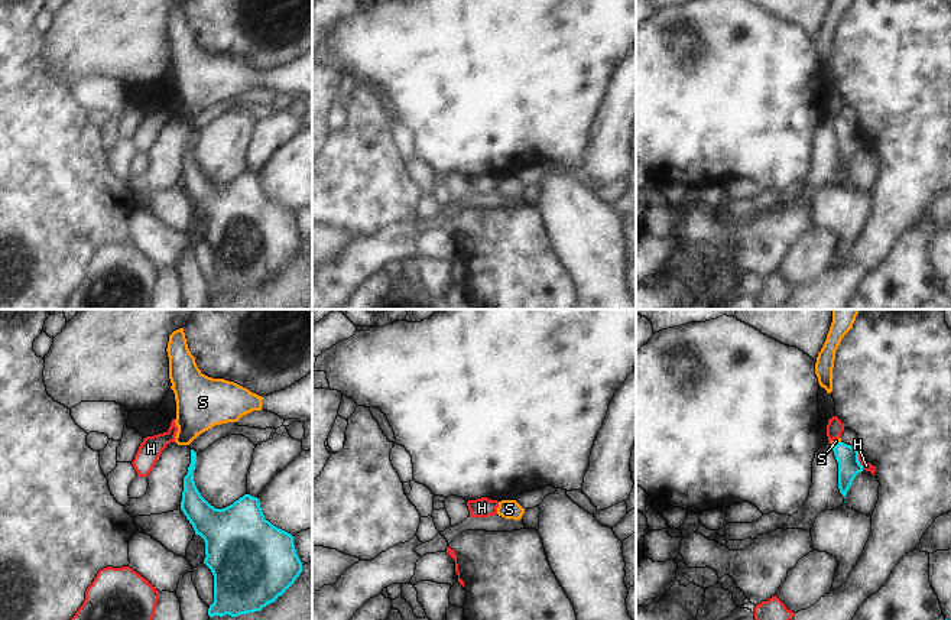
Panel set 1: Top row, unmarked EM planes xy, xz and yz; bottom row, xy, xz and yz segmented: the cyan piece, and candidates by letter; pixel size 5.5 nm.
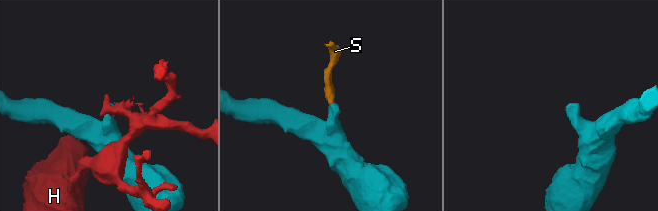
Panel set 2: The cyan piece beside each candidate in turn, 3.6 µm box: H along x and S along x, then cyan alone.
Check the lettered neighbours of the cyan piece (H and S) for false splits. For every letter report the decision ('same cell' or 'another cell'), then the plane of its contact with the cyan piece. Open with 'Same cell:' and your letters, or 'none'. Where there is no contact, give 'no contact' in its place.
Same cell: S
H: another cell | yz
S: same cell | yz

